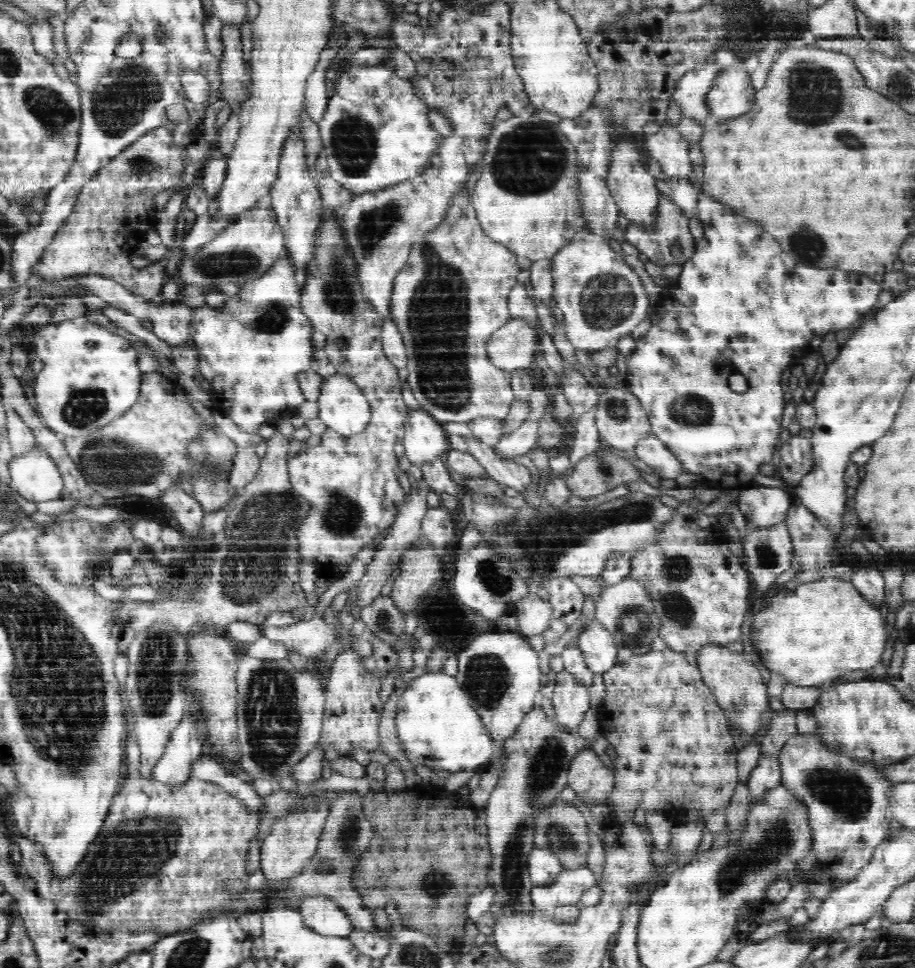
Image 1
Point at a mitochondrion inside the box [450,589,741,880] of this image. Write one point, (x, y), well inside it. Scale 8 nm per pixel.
(487, 676)

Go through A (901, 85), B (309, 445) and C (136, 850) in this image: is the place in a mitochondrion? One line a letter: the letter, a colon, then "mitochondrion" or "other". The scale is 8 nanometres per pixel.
A: mitochondrion
B: other
C: mitochondrion

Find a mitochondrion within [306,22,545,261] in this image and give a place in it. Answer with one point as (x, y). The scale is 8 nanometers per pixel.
(354, 142)

